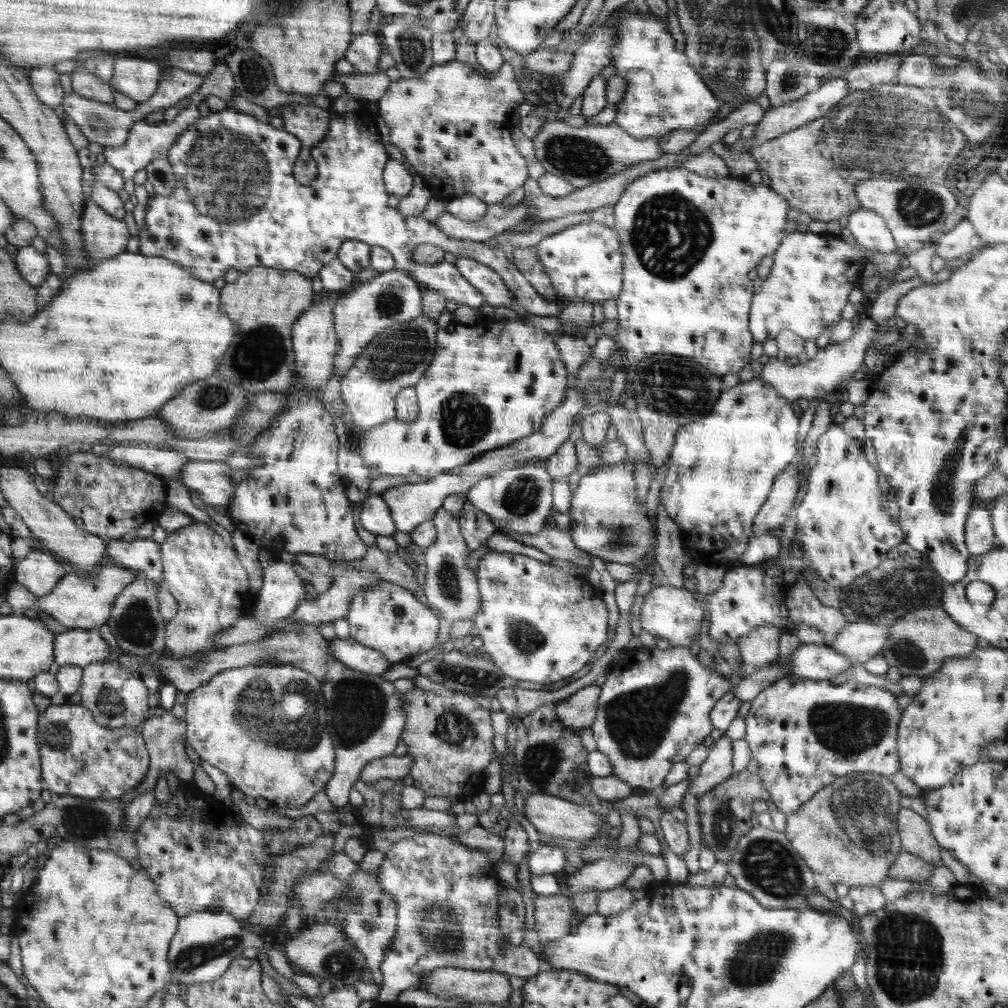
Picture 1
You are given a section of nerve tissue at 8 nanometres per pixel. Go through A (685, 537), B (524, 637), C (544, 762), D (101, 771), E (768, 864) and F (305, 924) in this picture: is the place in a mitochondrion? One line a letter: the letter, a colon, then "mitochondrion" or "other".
A: other
B: mitochondrion
C: mitochondrion
D: other
E: mitochondrion
F: other

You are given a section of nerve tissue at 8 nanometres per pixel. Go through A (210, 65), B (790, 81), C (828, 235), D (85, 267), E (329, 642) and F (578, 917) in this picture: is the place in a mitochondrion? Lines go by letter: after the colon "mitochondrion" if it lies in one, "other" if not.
A: other
B: mitochondrion
C: other
D: other
E: other
F: other

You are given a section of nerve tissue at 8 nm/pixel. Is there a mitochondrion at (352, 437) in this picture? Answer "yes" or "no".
no

